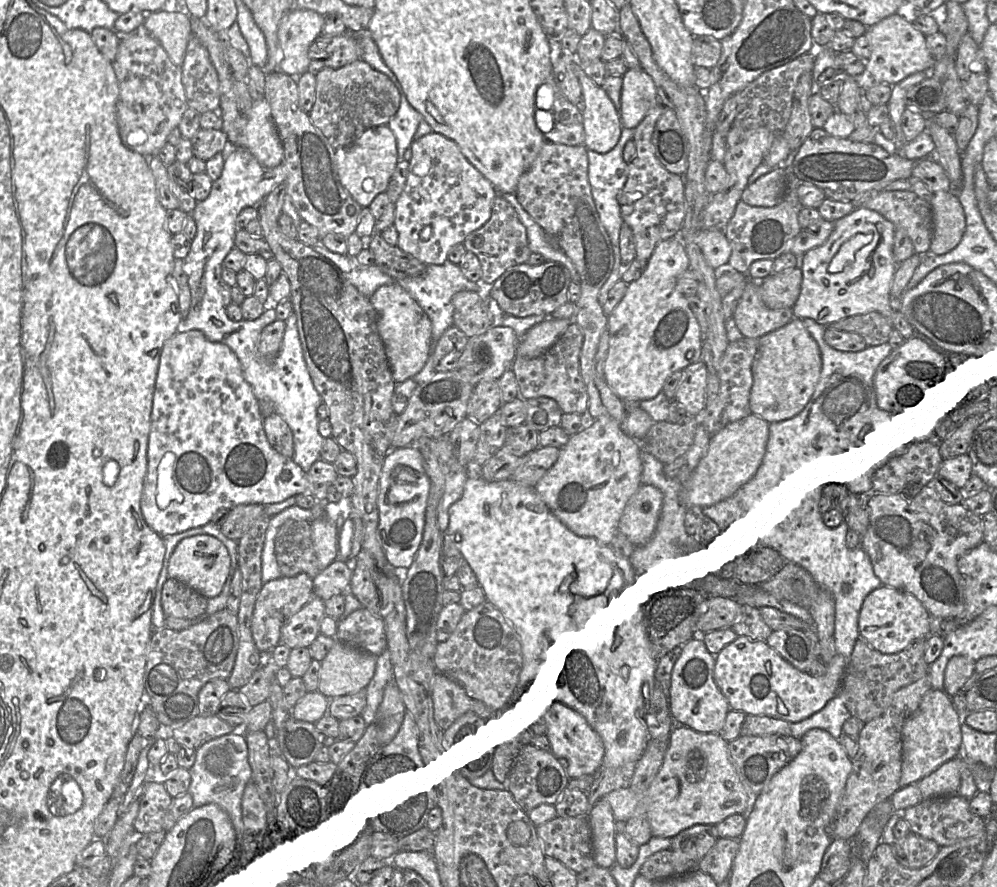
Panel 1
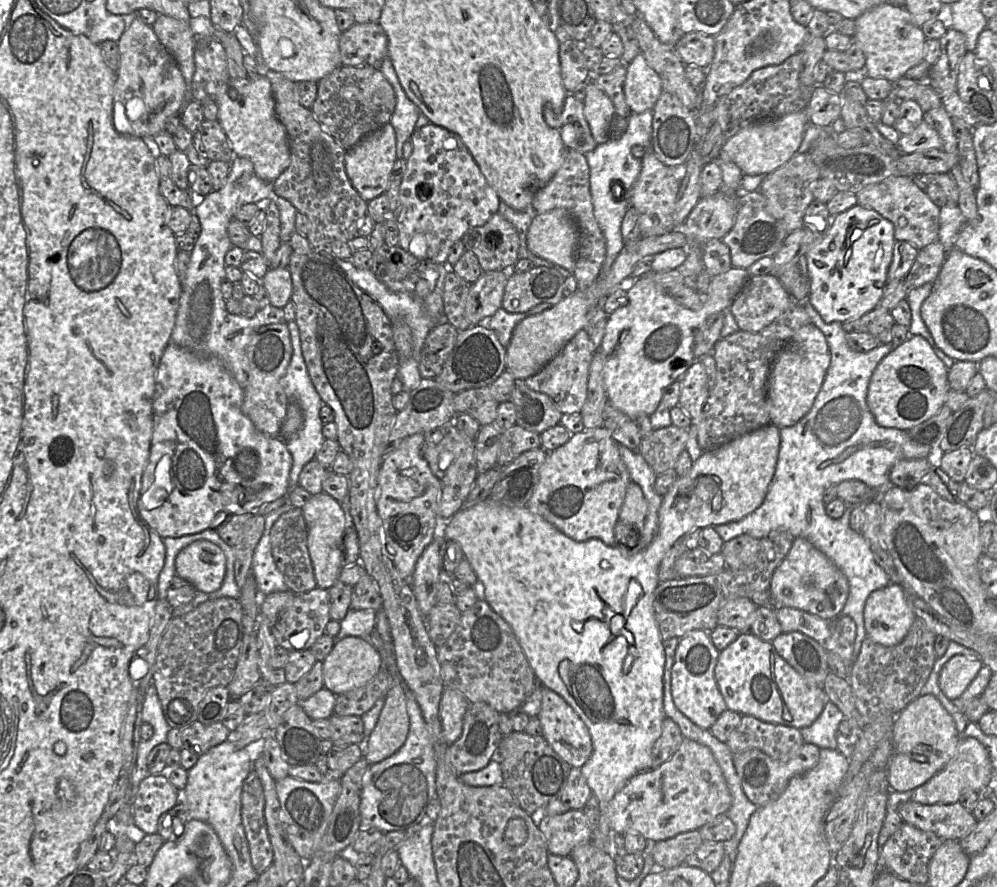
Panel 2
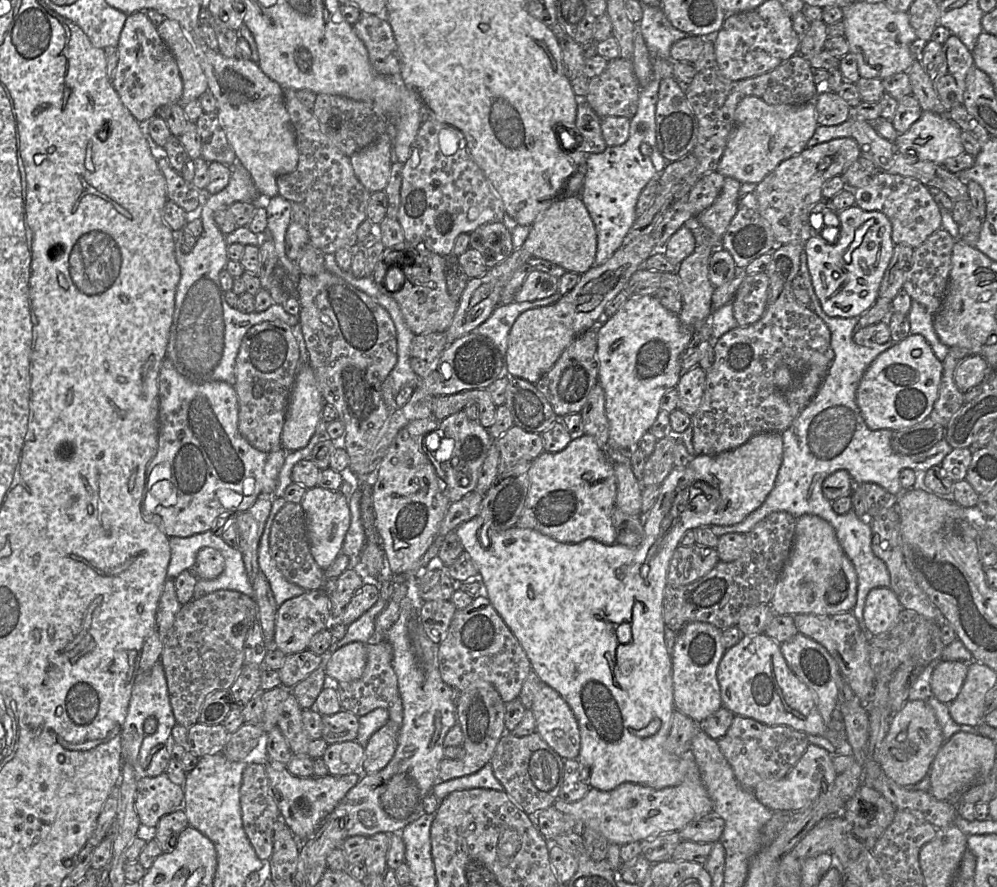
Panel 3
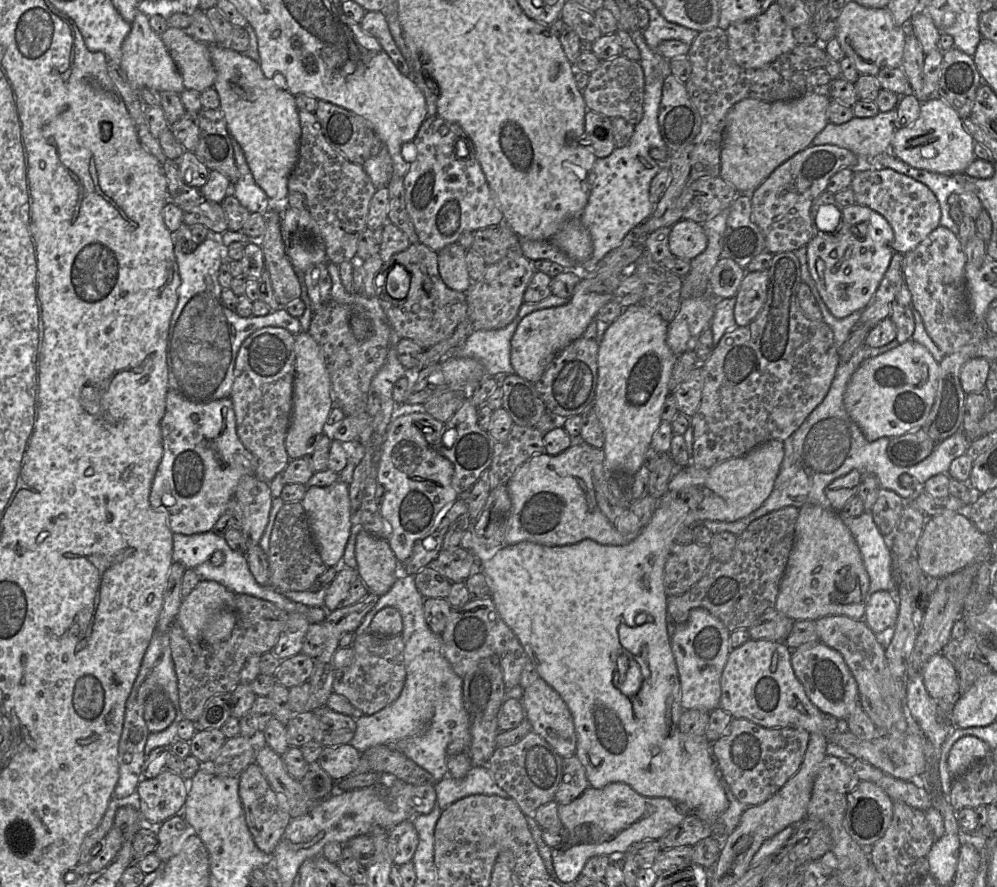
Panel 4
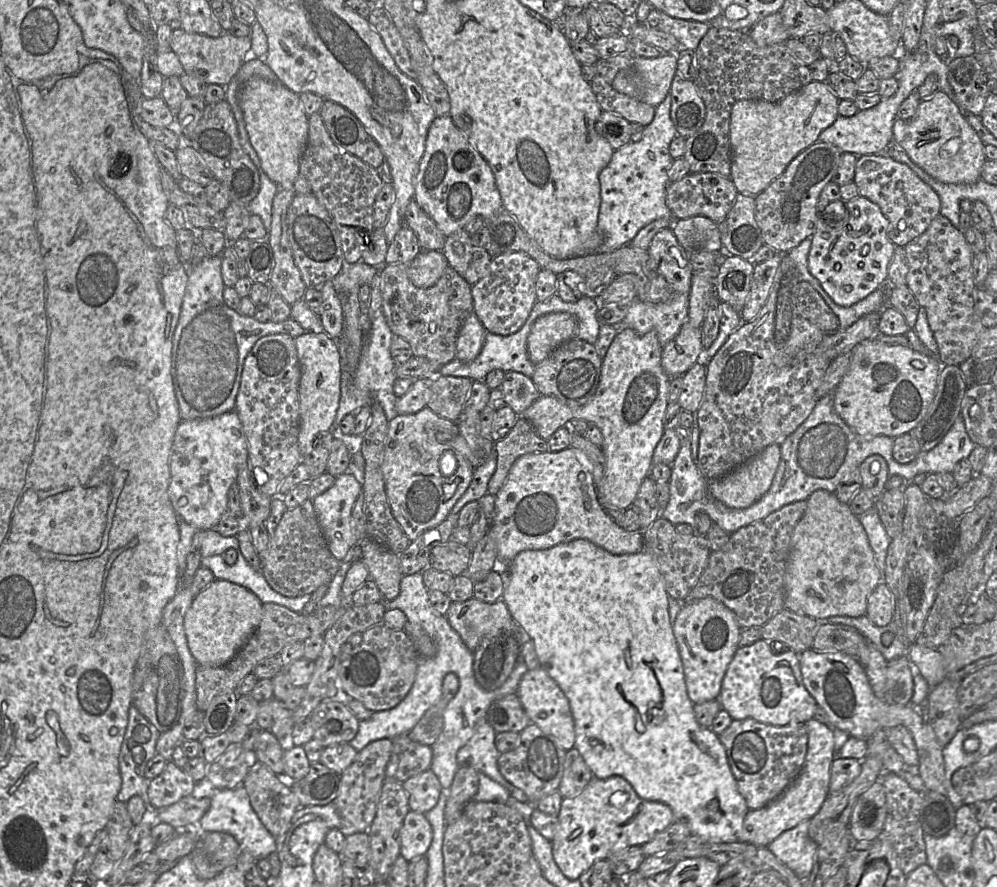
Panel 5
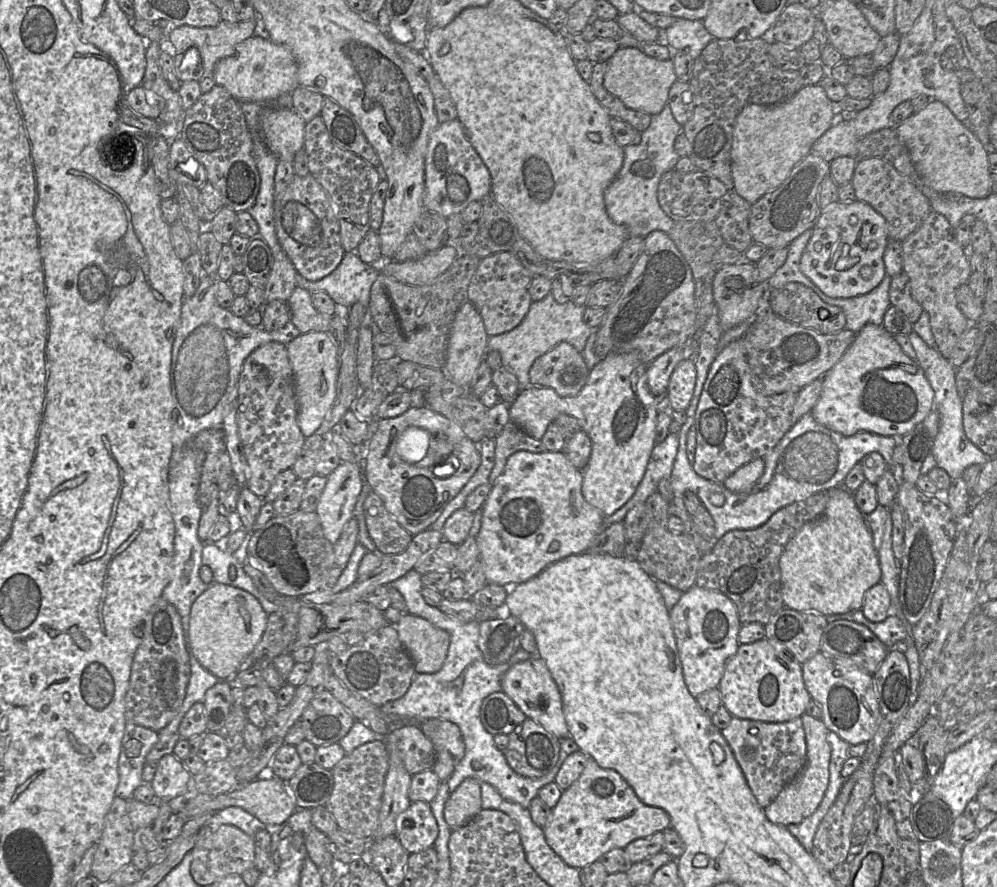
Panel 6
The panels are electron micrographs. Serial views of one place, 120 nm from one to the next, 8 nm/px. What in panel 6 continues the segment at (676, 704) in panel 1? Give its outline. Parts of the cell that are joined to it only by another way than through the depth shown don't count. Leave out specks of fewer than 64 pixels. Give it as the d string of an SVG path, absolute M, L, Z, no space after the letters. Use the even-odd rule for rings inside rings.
M693 585L669 611L684 683L693 697L718 687L726 663L738 649L741 622L735 604L719 591Z

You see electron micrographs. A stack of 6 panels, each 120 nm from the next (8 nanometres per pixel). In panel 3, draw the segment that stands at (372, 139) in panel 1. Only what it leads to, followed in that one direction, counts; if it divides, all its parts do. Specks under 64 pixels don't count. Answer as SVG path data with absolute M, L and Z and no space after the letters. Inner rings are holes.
M387 133L380 135L366 148L350 156L355 176L369 193L383 191L389 181L391 139Z

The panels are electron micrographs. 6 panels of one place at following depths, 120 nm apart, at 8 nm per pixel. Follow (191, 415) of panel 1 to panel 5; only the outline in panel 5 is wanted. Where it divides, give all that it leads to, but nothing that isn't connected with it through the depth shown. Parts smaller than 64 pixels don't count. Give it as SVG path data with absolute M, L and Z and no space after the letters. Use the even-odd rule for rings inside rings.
M235 410L201 420L180 421L170 451L167 493L179 520L197 530L214 529L227 511L229 488L240 465L247 462L247 448Z

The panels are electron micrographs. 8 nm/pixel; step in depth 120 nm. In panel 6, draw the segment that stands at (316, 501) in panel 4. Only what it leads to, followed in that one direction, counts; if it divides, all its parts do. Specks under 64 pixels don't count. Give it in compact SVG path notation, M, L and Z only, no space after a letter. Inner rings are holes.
M341 462L327 476L316 513L324 536L331 544L337 542L345 524L353 517L363 482L365 480L359 463Z

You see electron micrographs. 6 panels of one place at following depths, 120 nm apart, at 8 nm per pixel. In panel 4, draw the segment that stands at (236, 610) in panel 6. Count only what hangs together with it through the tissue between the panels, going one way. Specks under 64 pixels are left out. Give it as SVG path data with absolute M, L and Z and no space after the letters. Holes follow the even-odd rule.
M199 581L192 592L183 598L176 618L185 636L194 643L216 644L227 640L237 620L234 596L235 593L218 582Z

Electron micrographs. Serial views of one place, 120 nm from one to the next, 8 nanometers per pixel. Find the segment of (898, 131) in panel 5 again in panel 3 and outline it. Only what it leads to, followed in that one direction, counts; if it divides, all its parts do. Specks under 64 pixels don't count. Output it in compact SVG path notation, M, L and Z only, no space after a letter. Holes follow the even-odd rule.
M923 111L921 117L911 125L908 131L898 134L895 143L906 156L913 156L921 161L942 165L946 159L964 152L961 132L962 130L951 120L948 114Z

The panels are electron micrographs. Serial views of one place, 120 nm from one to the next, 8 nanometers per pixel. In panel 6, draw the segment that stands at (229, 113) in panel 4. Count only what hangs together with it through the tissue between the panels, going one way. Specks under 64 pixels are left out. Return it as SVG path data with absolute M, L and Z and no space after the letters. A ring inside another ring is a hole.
M292 108L265 109L260 122L268 150L278 160L293 162L295 154L304 146L303 118Z

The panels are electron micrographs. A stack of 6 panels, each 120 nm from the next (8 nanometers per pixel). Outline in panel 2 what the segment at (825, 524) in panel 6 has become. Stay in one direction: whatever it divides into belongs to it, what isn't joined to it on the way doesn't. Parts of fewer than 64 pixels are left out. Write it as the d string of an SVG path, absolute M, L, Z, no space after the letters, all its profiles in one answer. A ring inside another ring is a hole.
M801 537L794 538L789 552L774 570L770 583L772 608L796 608L823 619L842 615L848 594L849 583L843 572Z

